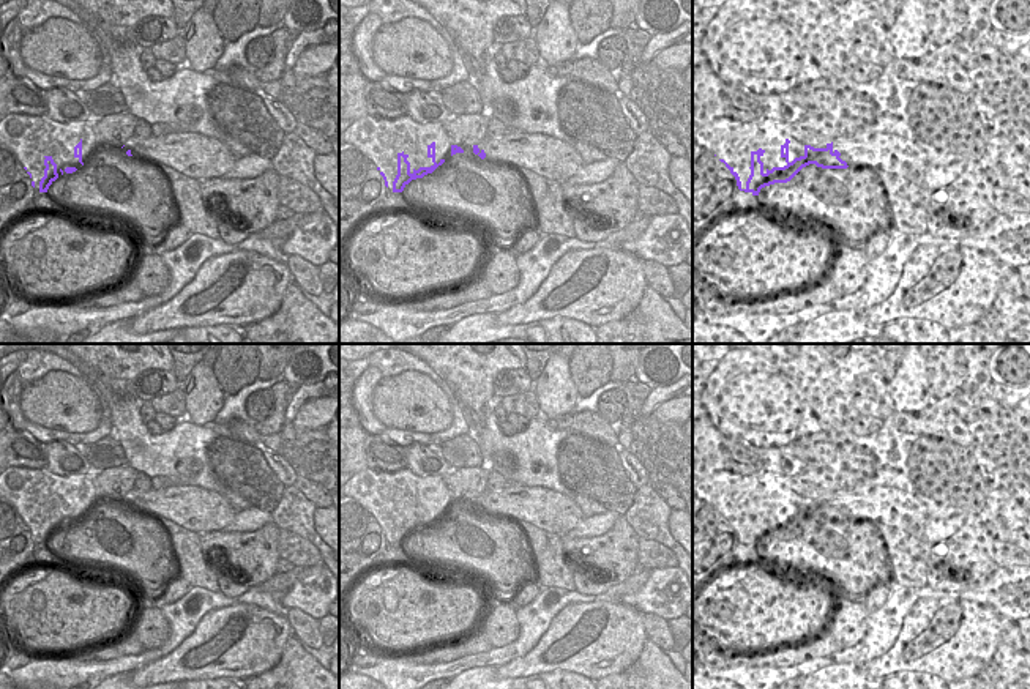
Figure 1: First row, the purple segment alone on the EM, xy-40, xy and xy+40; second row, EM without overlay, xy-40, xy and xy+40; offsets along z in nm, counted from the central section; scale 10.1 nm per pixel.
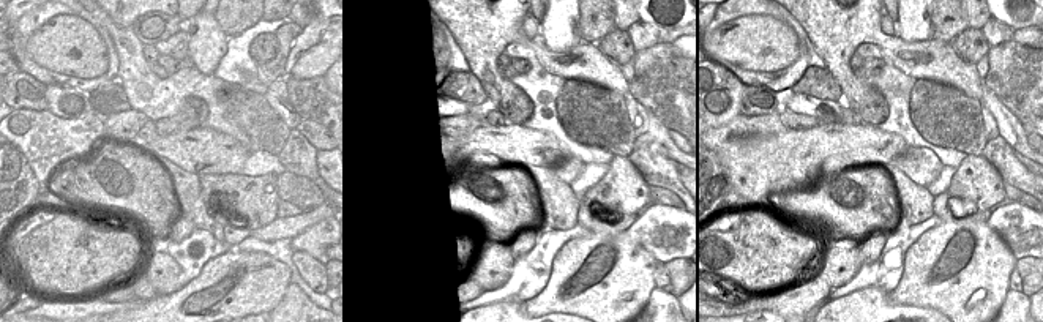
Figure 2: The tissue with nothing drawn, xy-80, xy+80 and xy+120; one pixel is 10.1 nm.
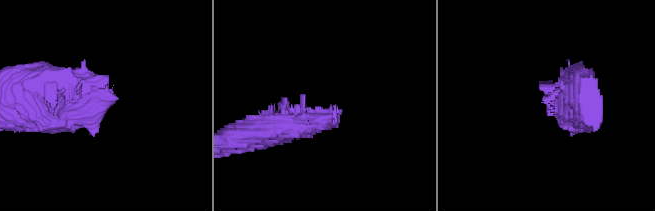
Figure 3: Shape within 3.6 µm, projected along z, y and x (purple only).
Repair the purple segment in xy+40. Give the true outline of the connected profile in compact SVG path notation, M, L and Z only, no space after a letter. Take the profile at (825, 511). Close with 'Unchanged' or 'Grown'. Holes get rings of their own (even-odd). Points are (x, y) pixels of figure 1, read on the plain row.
M863 482L856 486L860 489L855 495L839 497L836 503L833 501L833 495L827 497L825 501L804 498L804 508L795 511L792 516L789 514L790 493L786 492L786 497L781 498L781 511L784 511L787 517L784 520L773 520L771 523L765 523L760 514L765 503L759 501L757 505L751 505L751 528L745 542L733 520L724 512L719 514L724 516L735 530L738 542L751 546L752 549L759 549L765 539L790 534L809 517L815 517L822 522L847 522L861 520L861 517L866 516L872 523L904 530L921 541L927 509L918 498L896 487L864 486Z. Grown.

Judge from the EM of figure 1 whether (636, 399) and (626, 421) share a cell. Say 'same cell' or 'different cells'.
same cell

